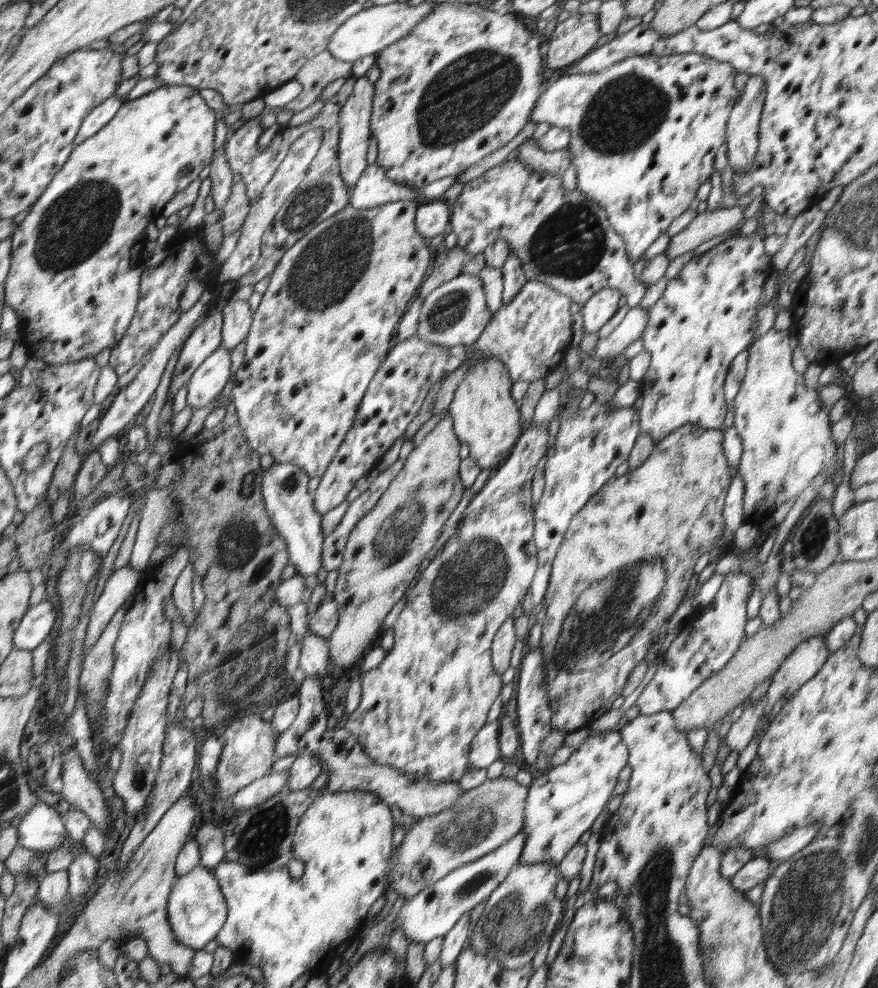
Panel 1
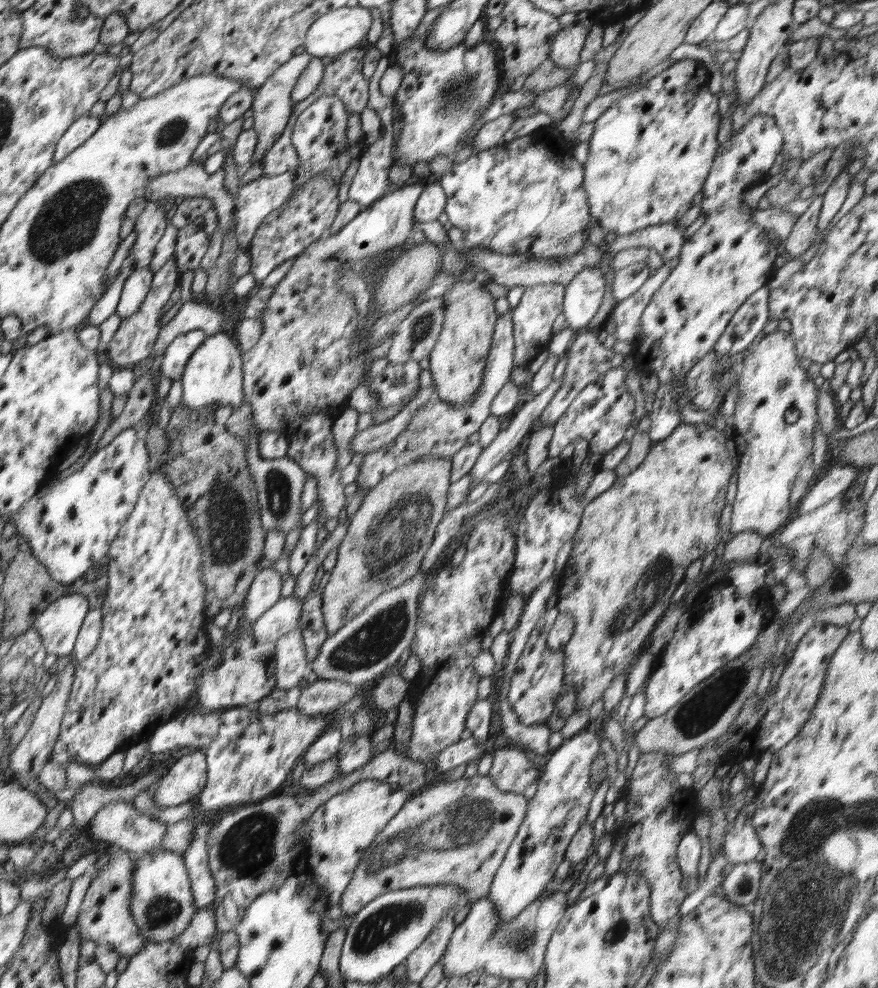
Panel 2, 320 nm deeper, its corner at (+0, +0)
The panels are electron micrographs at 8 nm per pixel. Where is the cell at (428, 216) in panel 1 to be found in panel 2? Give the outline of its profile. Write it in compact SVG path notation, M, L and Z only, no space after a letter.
M429 181L416 201L413 217L419 223L432 222L444 212L447 196L442 185L437 181Z

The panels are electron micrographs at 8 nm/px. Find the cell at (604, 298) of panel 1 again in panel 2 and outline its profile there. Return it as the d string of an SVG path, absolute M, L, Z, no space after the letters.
M597 266L584 268L574 276L563 298L567 327L576 333L587 330L602 304L605 285L603 272Z

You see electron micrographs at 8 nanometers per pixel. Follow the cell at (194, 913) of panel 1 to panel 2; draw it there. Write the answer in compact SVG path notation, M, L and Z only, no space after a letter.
M154 849L138 860L130 911L147 943L161 943L182 935L198 910L190 892L190 879L182 854Z

